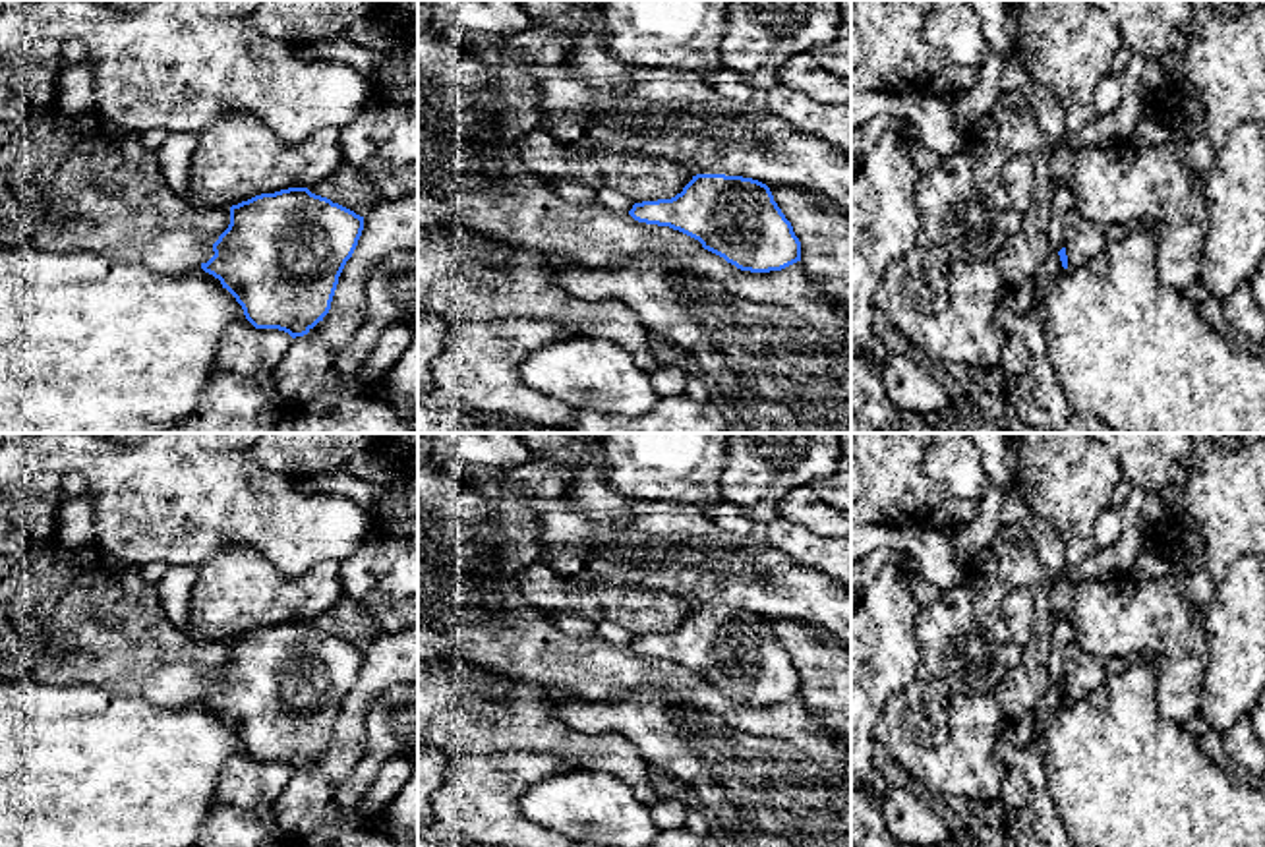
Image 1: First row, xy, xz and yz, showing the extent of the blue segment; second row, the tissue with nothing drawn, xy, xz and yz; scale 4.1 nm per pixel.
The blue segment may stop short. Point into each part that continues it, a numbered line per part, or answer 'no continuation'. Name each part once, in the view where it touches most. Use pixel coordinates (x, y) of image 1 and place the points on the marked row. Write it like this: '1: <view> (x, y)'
no continuation

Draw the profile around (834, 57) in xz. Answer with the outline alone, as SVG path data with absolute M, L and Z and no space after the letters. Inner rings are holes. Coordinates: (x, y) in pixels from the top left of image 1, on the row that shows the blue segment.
M839 0L839 29L834 41L810 50L826 72L851 81L851 0Z

